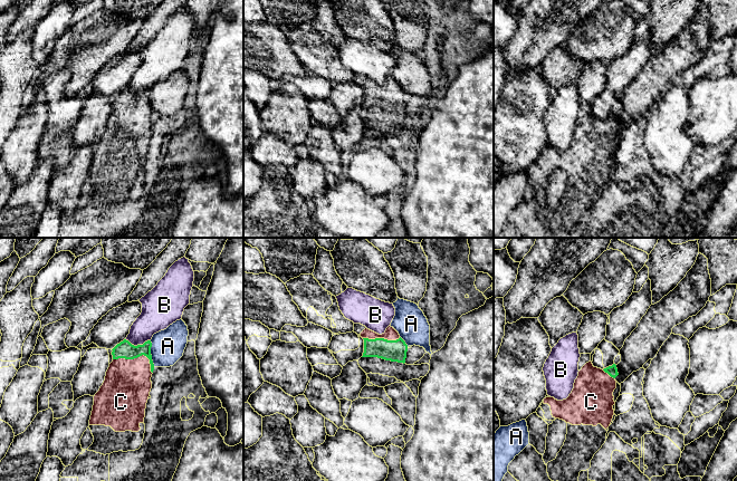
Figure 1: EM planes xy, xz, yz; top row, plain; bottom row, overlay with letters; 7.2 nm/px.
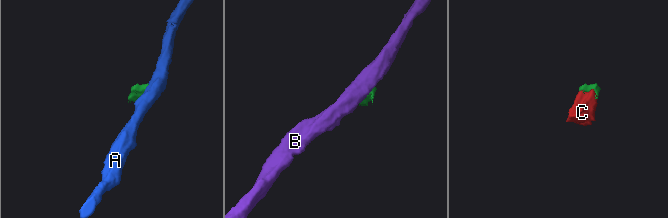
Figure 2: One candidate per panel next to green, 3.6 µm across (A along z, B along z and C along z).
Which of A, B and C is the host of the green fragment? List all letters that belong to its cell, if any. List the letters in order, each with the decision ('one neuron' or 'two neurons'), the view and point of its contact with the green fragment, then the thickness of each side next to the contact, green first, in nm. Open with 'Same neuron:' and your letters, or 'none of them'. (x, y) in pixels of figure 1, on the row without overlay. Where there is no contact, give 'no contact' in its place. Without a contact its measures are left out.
Same neuron: C
A: two neurons | xy (150, 104) | 120/240 nm
B: two neurons | xy (137, 95) | 120/220 nm
C: one neuron | xy (137, 106) | 120/340 nm

